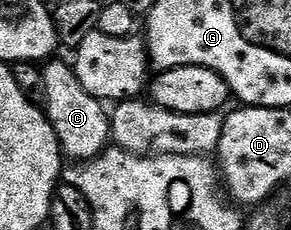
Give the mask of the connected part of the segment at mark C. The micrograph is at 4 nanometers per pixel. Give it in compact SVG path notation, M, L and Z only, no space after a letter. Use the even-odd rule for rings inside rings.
M53 58L41 68L43 86L45 87L45 103L43 111L49 117L55 130L61 151L70 161L84 162L94 160L105 151L111 140L111 116L106 105L96 100L79 82L72 63Z

